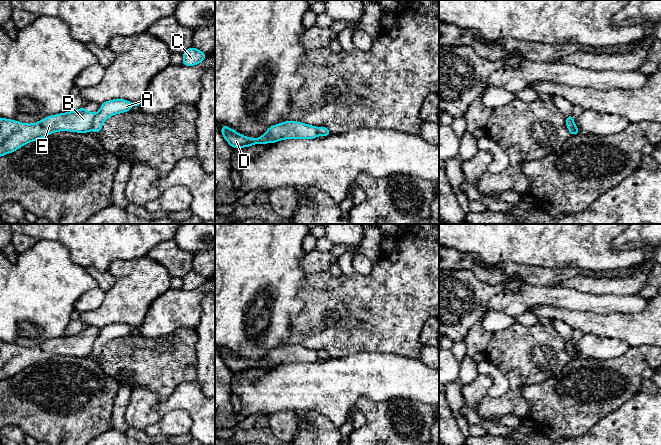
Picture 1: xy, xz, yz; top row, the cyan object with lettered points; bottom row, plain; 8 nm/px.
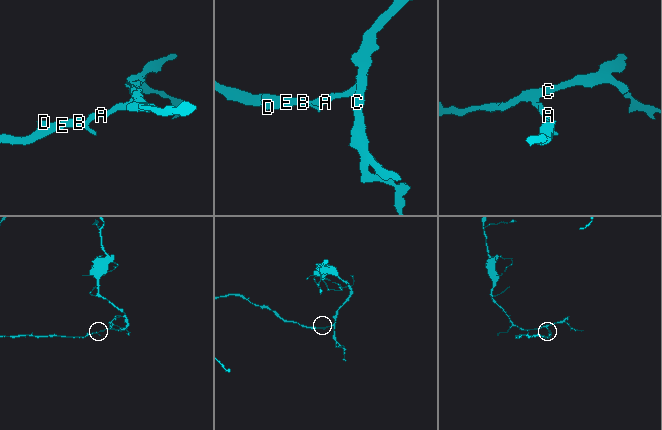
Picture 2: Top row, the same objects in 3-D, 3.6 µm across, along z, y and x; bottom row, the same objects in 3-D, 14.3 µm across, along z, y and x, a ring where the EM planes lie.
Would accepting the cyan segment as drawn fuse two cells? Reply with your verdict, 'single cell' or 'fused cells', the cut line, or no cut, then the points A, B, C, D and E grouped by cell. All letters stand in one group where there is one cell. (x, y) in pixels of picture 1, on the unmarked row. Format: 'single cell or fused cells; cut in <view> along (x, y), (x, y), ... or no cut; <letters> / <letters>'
fused cells; cut in xy along (95, 339), (91, 352); A C / B D E

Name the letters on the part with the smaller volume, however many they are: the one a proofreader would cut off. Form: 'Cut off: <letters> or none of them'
Cut off: B, D, E

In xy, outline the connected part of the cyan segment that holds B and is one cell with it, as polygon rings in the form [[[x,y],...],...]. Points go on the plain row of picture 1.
[[[84,331],[72,336],[50,339],[34,348],[0,341],[0,381],[53,356],[88,357],[92,353],[94,342],[95,338]]]

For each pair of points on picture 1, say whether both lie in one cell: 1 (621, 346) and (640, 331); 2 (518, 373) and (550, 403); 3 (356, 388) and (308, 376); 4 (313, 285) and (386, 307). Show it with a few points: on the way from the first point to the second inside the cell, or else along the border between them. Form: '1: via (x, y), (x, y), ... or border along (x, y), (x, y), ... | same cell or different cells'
1: border along (602, 336), (624, 340), (630, 346) | different cells
2: border along (552, 376), (522, 388), (522, 395), (530, 408) | different cells
3: via (344, 386), (323, 386), (320, 383) | same cell
4: via (331, 303), (335, 307), (368, 307) | same cell

